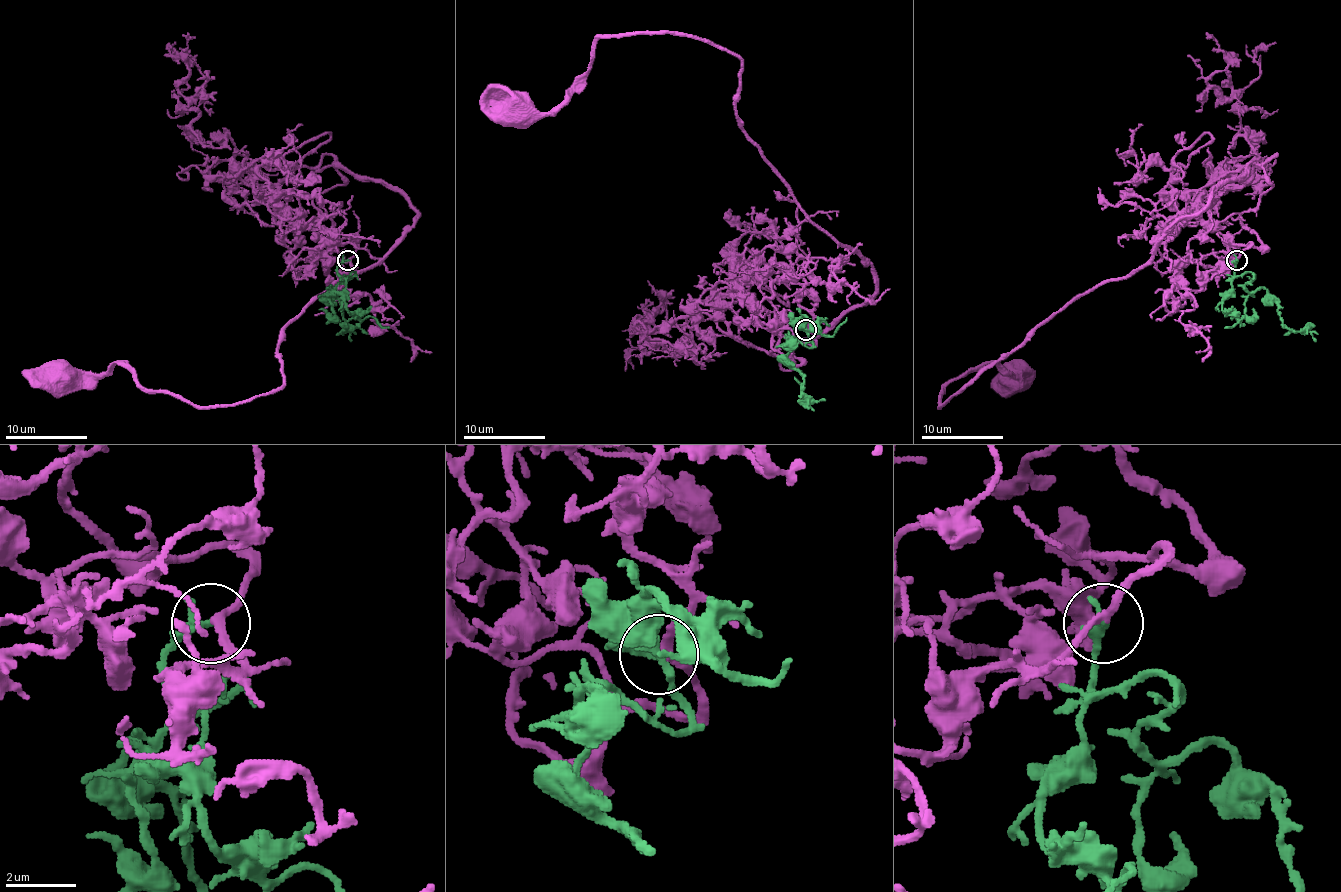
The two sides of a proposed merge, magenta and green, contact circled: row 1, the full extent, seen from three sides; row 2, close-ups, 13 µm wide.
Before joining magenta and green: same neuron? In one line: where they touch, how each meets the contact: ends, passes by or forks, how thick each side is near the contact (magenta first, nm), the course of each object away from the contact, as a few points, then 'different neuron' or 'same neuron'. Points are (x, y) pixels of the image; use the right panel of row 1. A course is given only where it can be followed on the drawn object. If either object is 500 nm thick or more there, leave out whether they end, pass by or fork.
(1237, 260) | magenta passes by | green ends | 200/280 nm | magenta via (1235, 260), (1262, 244), (1241, 215), (1272, 187), (1251, 162), (940, 406), (987, 363), (1016, 379) | green via (1237, 260), (1233, 275), (1251, 275), (1245, 287), (1262, 287), (1276, 299), (1282, 322), (1307, 328), (1307, 334) | same neuron

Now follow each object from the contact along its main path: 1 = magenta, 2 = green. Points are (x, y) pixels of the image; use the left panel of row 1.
1: (347, 260), (314, 234), (339, 162), (417, 222), (283, 330), (277, 390), (56, 379)
2: (347, 260), (337, 269), (341, 275), (355, 275), (328, 293), (337, 299), (345, 330), (367, 334)

